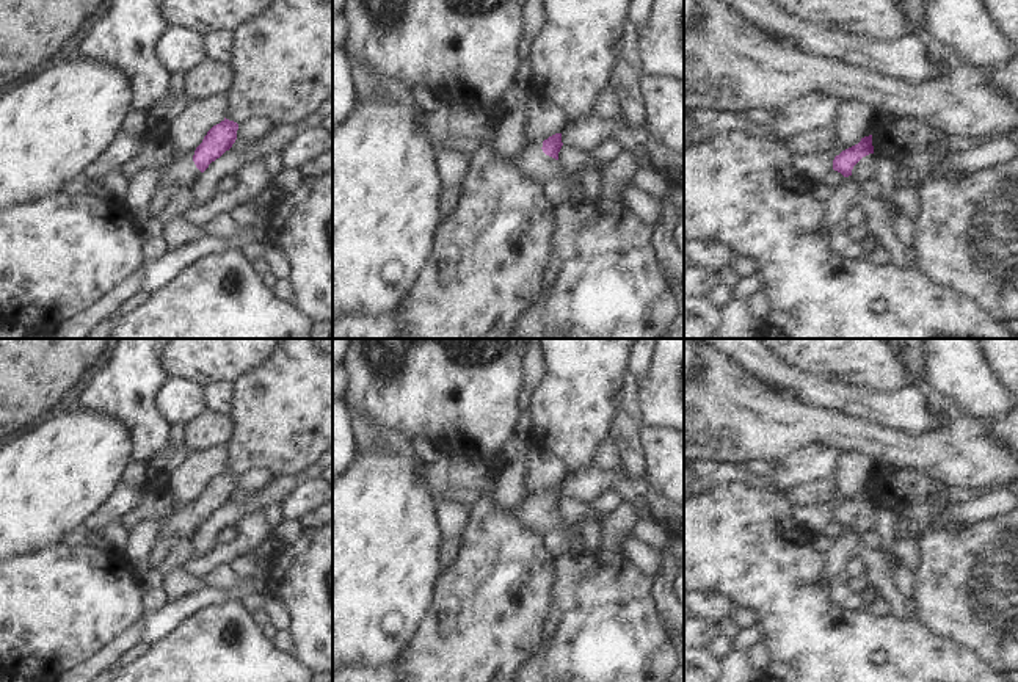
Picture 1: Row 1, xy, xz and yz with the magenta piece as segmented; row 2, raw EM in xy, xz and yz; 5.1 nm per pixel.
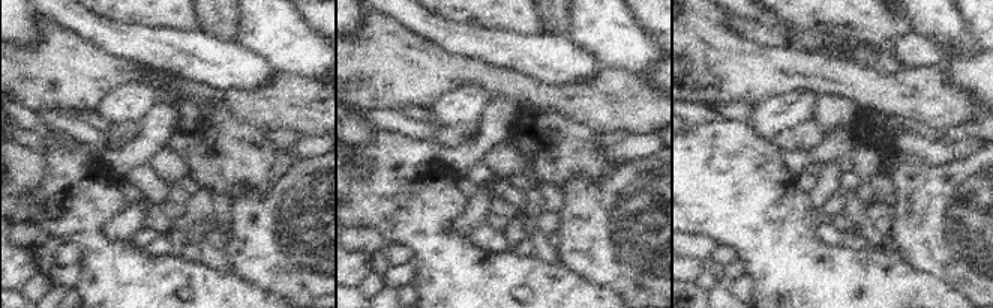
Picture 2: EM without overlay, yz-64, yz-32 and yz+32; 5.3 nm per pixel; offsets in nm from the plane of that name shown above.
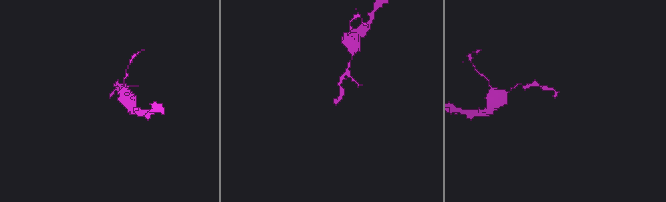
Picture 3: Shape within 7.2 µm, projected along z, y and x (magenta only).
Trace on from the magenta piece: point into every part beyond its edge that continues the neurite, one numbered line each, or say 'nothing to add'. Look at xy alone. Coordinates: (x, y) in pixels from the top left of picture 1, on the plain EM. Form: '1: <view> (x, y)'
1: xy (184, 521)

